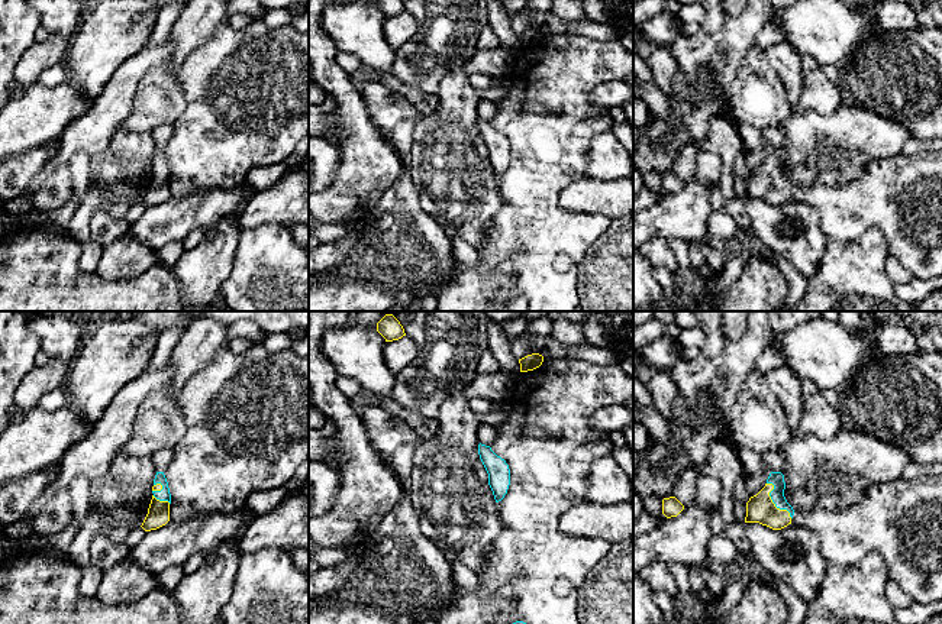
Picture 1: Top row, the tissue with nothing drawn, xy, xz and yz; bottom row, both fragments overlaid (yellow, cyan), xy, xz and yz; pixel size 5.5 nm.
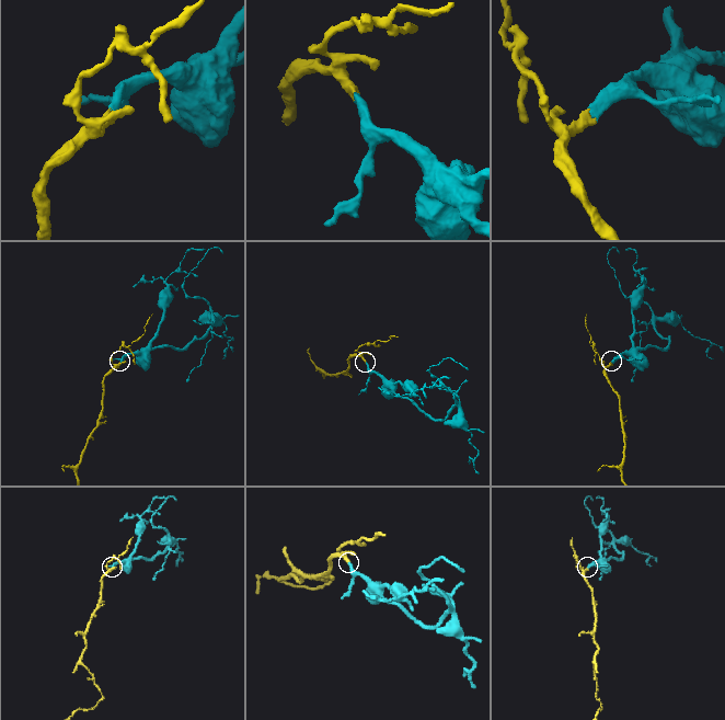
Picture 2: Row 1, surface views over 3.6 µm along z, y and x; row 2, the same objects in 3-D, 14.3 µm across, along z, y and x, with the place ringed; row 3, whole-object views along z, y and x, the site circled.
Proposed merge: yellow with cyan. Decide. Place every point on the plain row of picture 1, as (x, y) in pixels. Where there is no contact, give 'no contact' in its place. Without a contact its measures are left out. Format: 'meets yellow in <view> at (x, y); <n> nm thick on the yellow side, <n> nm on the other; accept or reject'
meets yellow in yz at (771, 177); 160 nm thick on the yellow side, 80 nm on the other; accept

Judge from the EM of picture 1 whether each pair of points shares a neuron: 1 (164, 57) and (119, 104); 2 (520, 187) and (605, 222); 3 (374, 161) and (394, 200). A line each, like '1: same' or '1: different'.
1: same
2: same
3: different

